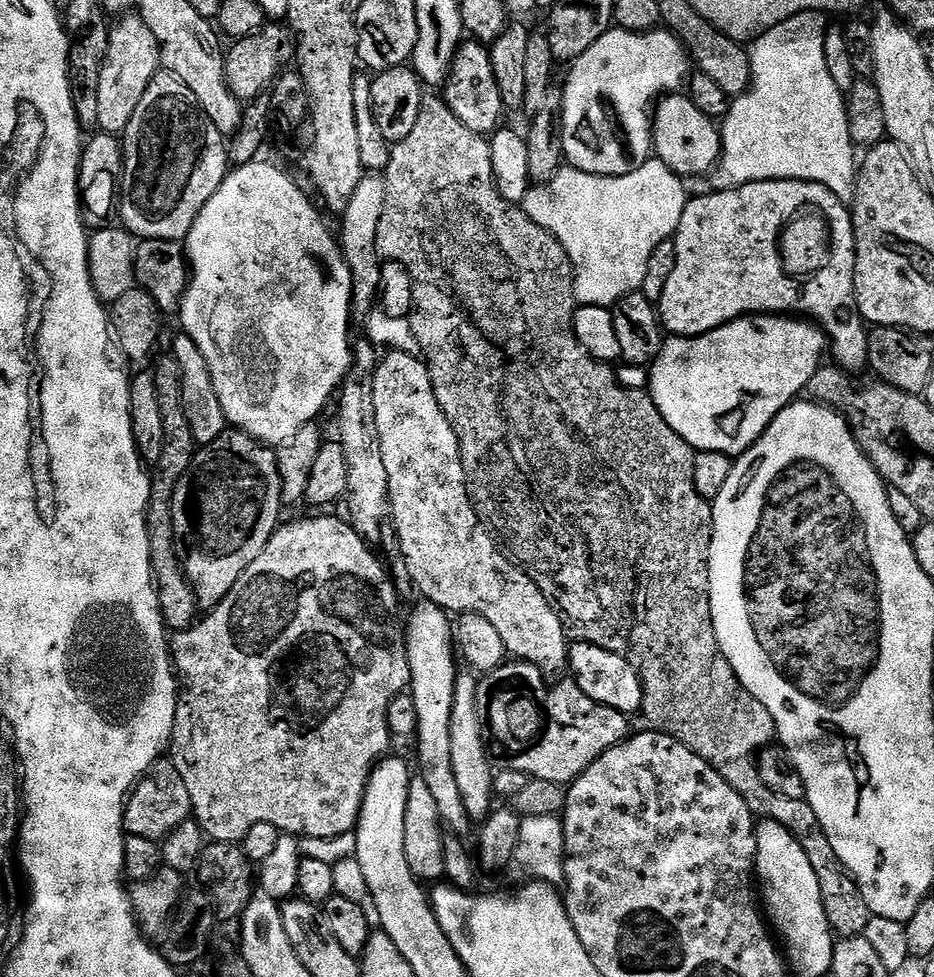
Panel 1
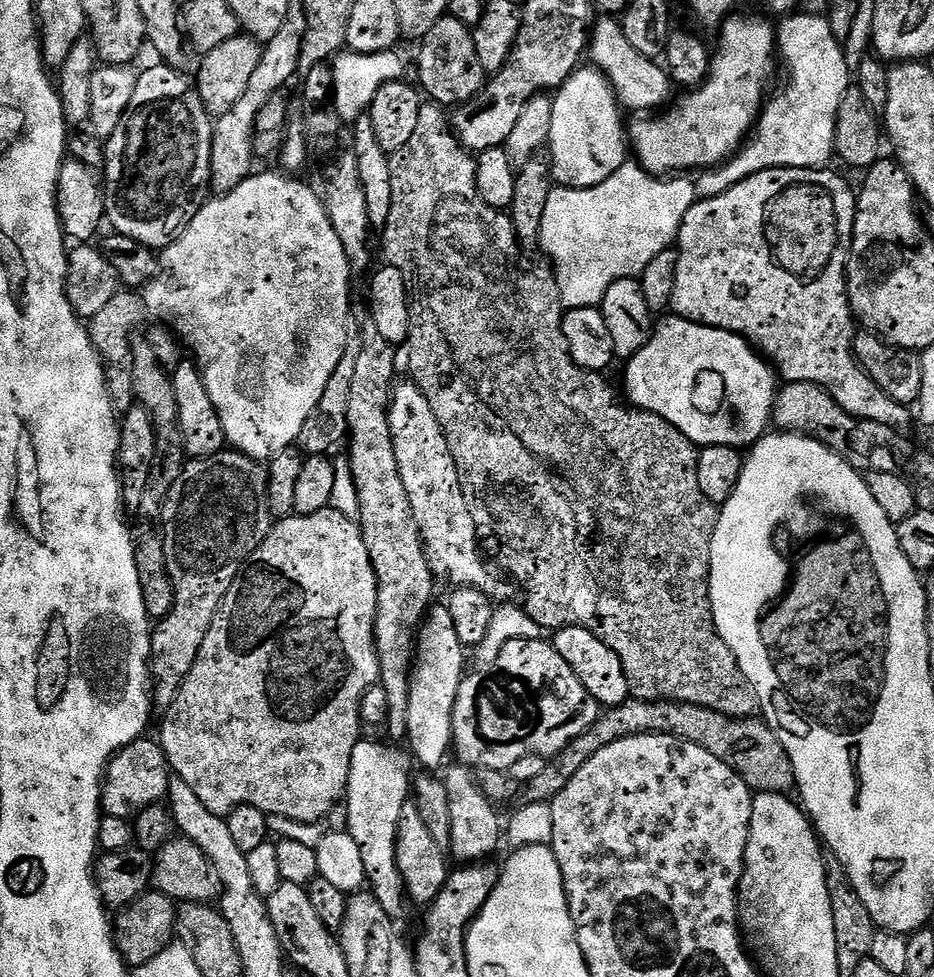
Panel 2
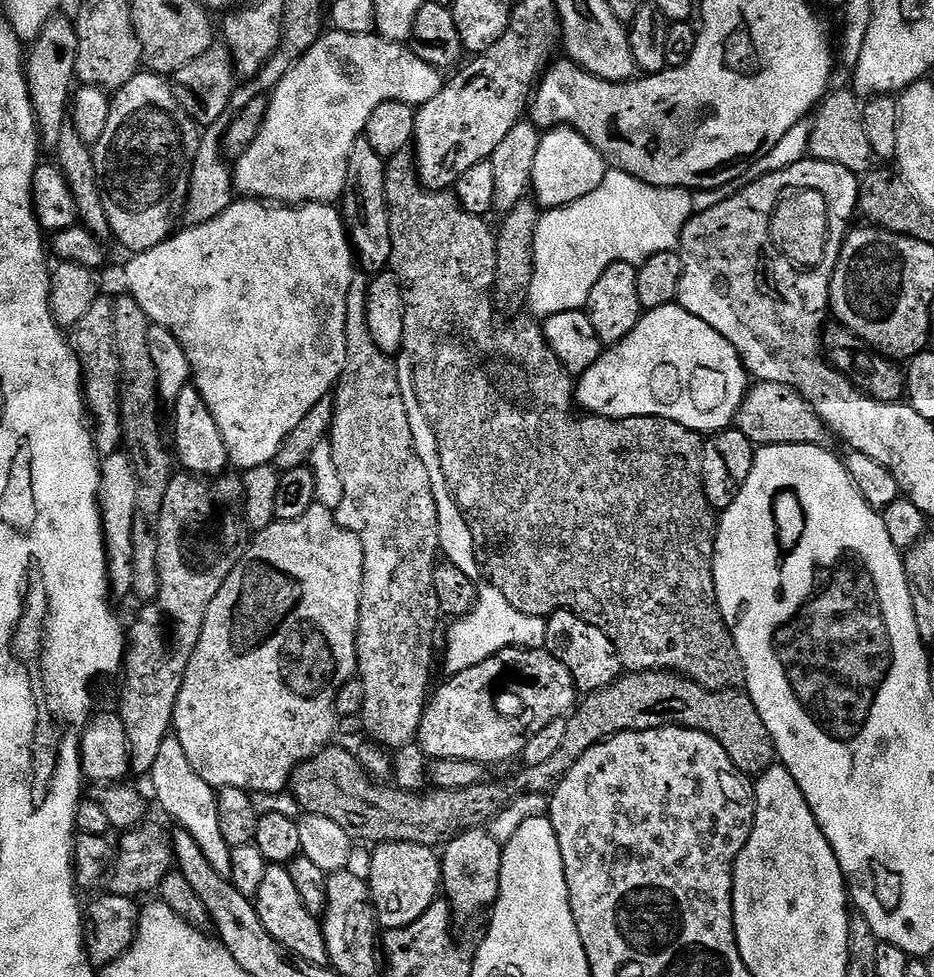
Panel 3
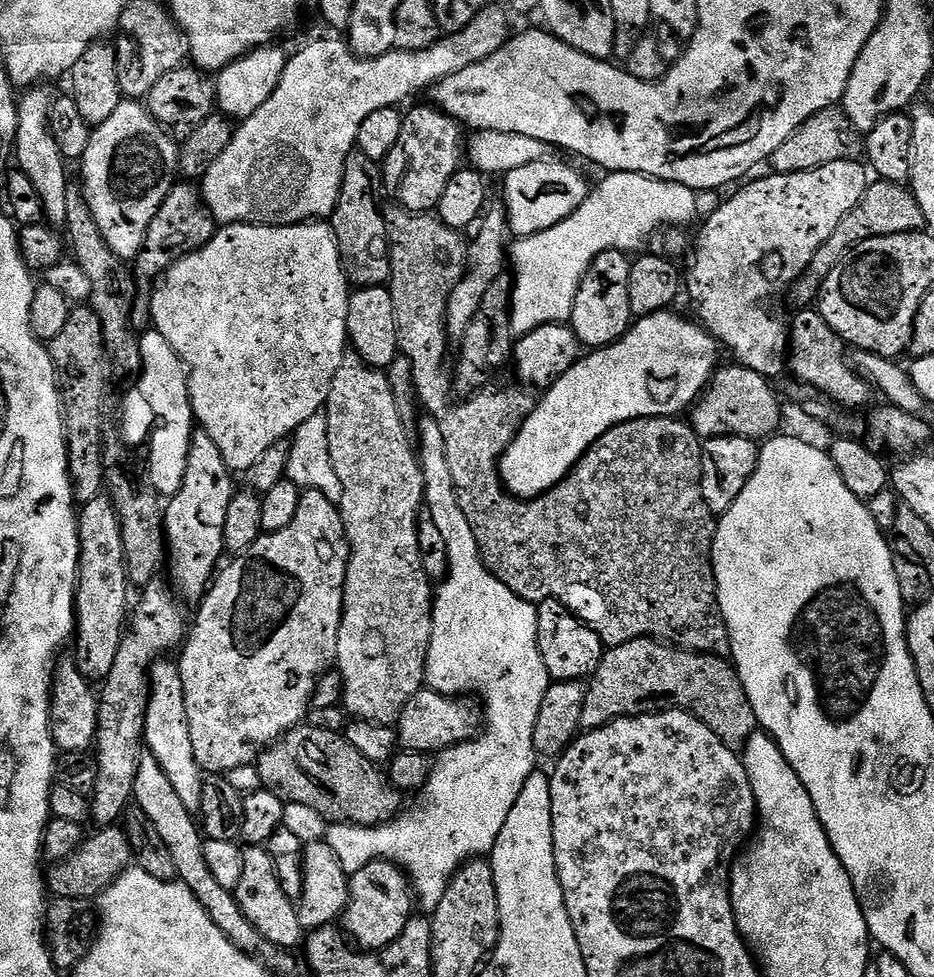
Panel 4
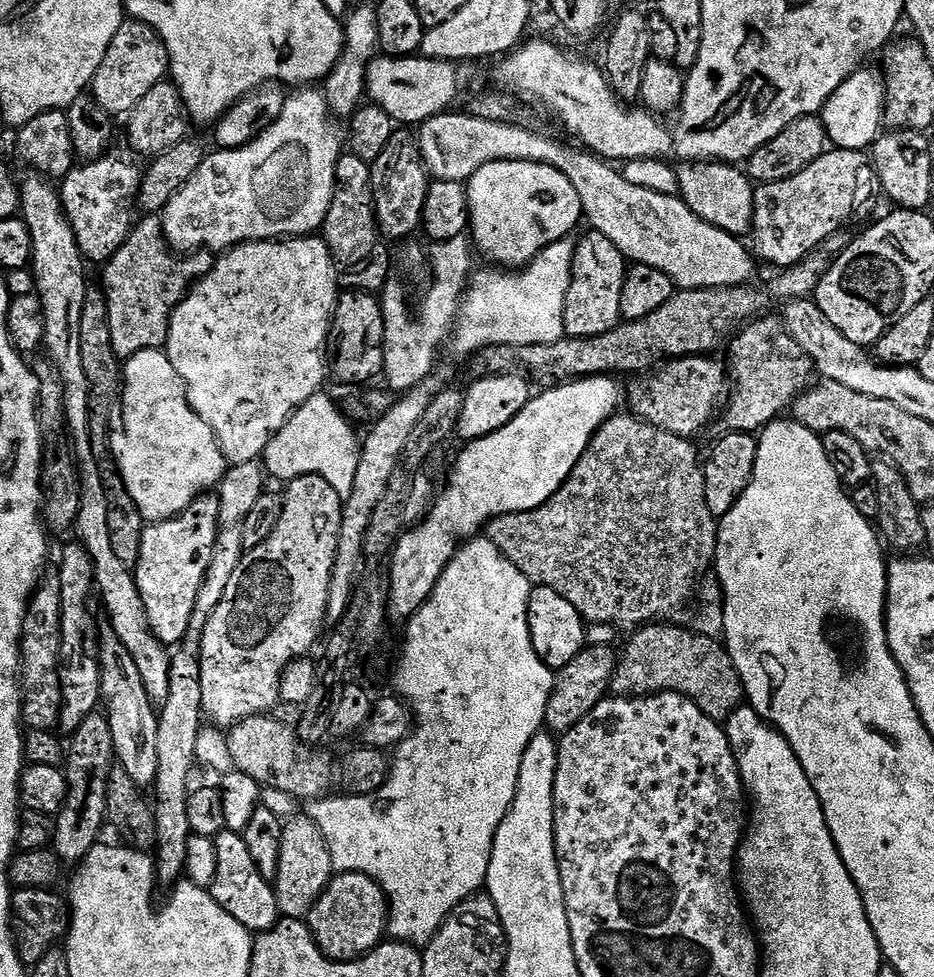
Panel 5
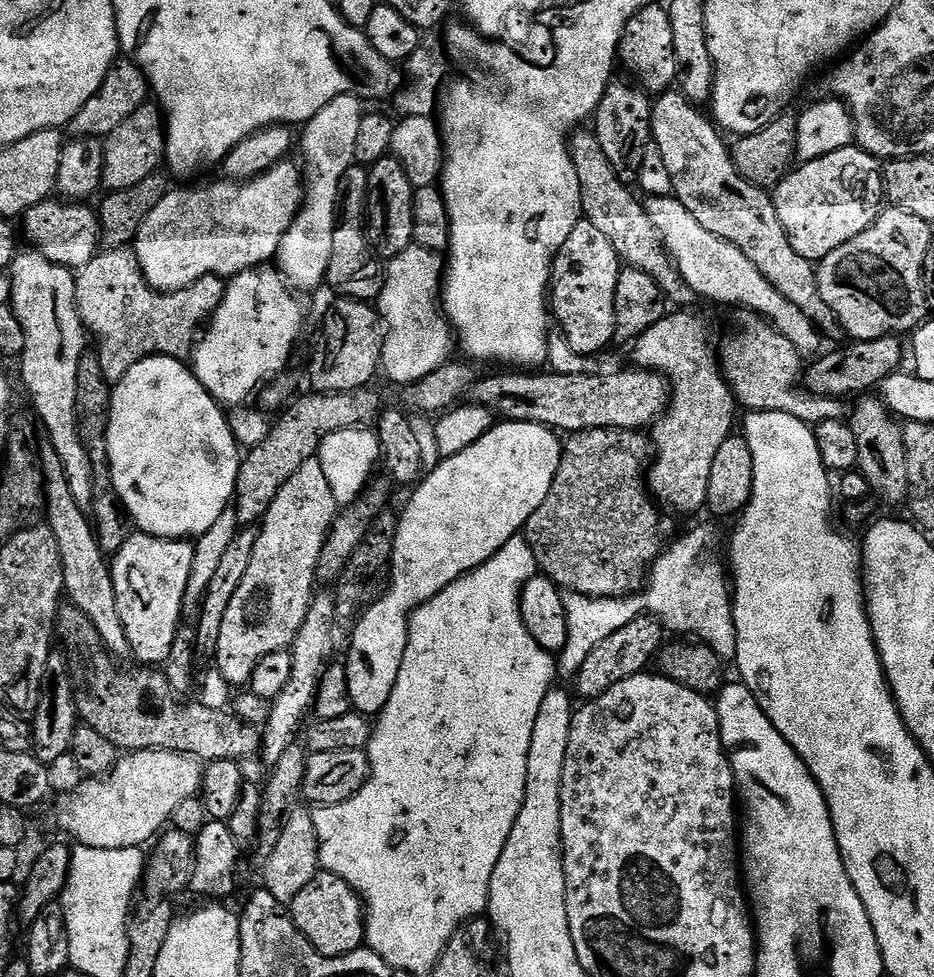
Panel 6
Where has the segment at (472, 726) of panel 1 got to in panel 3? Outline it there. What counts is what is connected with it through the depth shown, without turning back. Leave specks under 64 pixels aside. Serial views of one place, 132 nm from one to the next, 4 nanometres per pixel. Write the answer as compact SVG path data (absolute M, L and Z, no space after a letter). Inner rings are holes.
M483 827L460 832L443 845L440 862L442 892L457 917L476 916L484 911L487 913L495 905L500 897L503 853L501 841Z

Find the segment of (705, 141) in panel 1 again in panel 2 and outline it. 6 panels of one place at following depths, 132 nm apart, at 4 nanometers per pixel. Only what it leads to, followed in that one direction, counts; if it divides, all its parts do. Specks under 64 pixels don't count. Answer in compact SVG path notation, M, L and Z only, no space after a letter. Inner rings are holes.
M597 19L596 26L592 29L590 60L608 79L608 85L611 86L621 109L628 111L629 108L636 112L632 114L652 114L669 103L668 95L674 92L674 85L667 71L653 57L638 54L638 50L630 46L619 19Z

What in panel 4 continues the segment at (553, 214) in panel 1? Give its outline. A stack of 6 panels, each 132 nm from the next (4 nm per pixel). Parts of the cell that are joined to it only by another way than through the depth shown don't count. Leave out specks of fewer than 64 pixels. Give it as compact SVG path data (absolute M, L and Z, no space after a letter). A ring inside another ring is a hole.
M609 172L603 178L570 218L558 222L558 226L550 226L550 230L511 241L510 268L516 271L512 285L513 333L523 334L547 324L565 323L571 317L578 286L598 254L613 250L639 253L643 249L640 247L663 224L684 226L680 224L688 224L698 216L698 193L690 186L629 172Z

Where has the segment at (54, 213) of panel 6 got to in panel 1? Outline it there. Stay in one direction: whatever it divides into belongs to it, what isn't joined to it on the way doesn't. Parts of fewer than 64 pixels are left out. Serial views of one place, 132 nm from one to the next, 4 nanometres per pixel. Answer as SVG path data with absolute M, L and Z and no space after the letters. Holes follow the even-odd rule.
M161 71L150 82L134 118L122 133L124 174L118 197L118 216L133 237L145 240L187 241L206 202L228 177L226 137L206 118L198 98L171 72Z

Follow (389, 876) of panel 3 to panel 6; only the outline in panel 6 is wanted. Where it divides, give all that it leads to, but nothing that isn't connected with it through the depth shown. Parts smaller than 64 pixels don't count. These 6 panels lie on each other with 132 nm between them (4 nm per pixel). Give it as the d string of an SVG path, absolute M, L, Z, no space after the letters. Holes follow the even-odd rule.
M326 871L313 876L290 905L298 930L324 956L345 956L362 947L366 940L366 909L360 895L342 878Z

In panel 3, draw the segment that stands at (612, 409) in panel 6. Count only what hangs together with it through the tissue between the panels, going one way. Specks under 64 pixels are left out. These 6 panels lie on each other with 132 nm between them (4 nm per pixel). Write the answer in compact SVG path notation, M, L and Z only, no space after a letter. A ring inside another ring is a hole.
M761 380L753 383L744 396L734 421L735 431L746 434L753 446L818 446L828 448L834 437L831 430L814 414L814 406L790 386Z

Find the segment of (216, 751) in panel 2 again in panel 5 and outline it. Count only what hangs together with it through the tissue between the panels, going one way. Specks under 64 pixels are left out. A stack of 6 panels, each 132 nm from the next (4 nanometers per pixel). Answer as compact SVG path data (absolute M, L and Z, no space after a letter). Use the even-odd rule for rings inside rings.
M320 476L294 478L286 484L282 495L282 518L278 518L274 534L270 534L262 546L245 551L238 570L230 577L218 610L214 610L214 618L210 618L200 638L202 706L205 717L212 719L211 723L220 730L231 729L239 720L251 716L271 713L281 701L280 680L284 669L290 662L307 657L311 653L308 651L321 643L320 631L326 628L331 571L338 554L345 501L340 500L333 486Z

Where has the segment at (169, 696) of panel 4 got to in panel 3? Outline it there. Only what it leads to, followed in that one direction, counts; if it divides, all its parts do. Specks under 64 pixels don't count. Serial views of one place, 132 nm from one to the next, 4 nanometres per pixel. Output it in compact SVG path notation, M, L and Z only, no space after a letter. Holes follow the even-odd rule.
M169 734L162 742L158 750L158 758L154 758L154 766L150 773L152 780L152 792L160 803L160 808L168 812L176 828L186 830L194 842L198 842L202 855L218 870L218 874L231 877L230 858L232 857L231 846L222 838L222 829L218 823L218 802L216 801L217 789L211 788L202 778L198 778L198 770L190 766L186 754L182 751L182 742L178 742L175 734Z

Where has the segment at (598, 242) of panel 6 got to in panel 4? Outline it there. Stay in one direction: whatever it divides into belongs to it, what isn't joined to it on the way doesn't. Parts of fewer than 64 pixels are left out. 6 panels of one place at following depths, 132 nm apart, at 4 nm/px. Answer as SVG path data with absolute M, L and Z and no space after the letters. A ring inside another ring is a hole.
M618 251L603 252L594 258L590 270L578 286L570 317L570 326L585 349L606 348L617 340L623 340L634 323L630 310L630 270L632 260Z

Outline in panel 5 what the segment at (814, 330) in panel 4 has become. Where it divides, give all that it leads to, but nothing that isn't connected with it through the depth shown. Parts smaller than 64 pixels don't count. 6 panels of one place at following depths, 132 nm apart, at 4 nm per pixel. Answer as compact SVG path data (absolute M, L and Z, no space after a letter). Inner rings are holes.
M767 316L745 324L727 345L726 371L734 381L734 391L727 405L728 432L759 433L773 420L783 417L813 383L812 360L777 317L775 320Z

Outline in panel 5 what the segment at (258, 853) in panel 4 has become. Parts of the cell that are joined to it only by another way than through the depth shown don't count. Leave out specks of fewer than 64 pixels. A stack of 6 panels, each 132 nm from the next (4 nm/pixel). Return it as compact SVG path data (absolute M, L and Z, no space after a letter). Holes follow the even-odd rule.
M225 830L214 839L218 850L218 874L210 889L214 902L218 902L218 906L230 914L230 918L238 918L238 922L242 922L249 932L259 934L270 930L281 919L276 890L270 881L258 874L258 866L254 866L254 858L250 858L243 835Z

